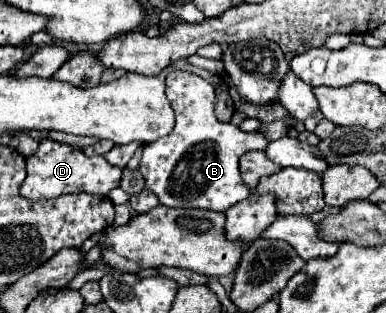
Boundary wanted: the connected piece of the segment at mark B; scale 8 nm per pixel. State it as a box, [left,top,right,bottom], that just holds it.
[139,70,269,212]

